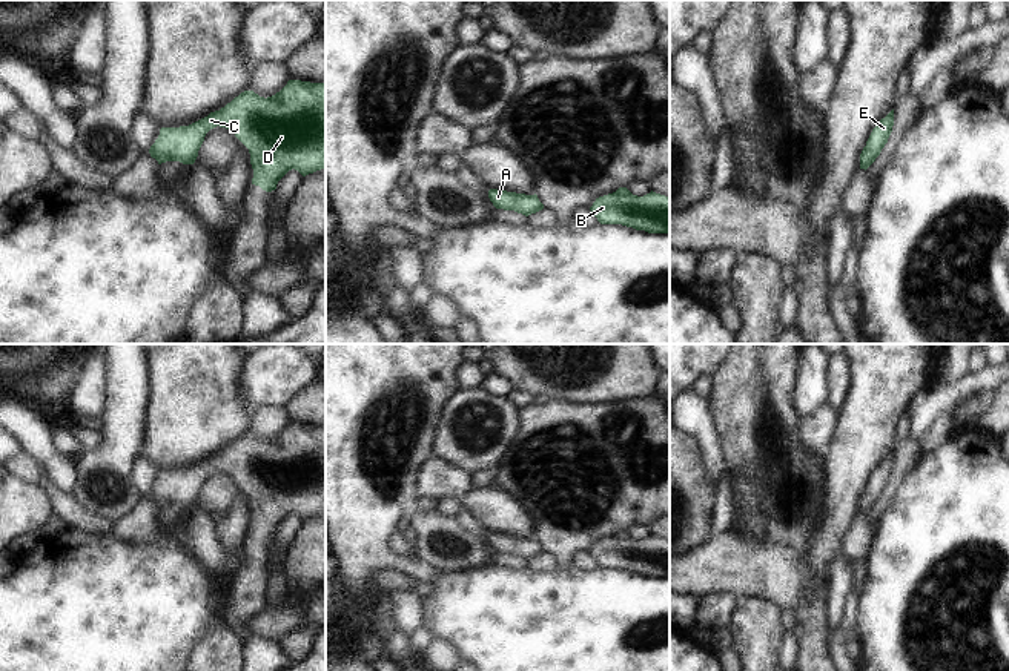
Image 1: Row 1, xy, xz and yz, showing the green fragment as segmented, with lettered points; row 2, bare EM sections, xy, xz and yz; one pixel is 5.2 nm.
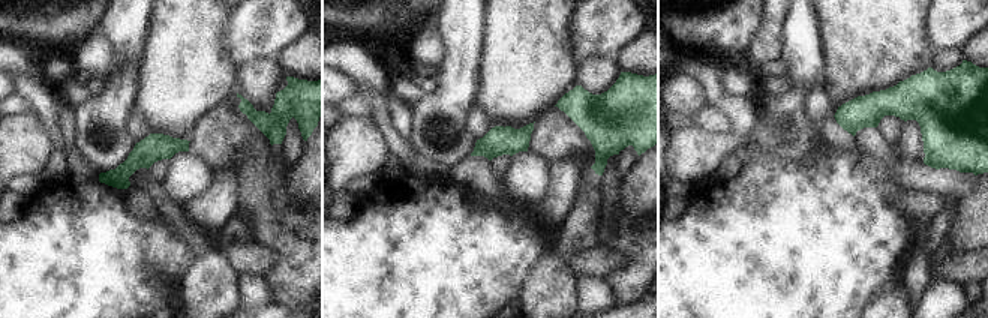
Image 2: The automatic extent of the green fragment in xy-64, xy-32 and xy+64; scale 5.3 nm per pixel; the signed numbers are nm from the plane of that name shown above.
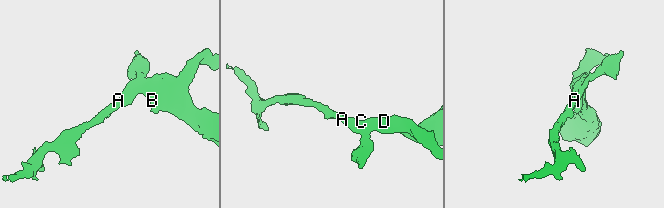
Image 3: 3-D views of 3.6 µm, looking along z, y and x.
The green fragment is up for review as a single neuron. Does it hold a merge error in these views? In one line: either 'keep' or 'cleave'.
keep

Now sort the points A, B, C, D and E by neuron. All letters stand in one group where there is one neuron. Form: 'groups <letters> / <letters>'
groups A B C D E

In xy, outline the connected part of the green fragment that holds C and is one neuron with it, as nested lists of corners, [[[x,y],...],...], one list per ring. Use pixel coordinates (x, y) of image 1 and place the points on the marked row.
[[[289,80],[280,92],[267,98],[244,91],[220,111],[189,126],[161,127],[149,154],[158,164],[194,164],[206,134],[217,126],[229,129],[249,149],[252,184],[272,192],[292,169],[306,177],[326,167],[326,83]]]

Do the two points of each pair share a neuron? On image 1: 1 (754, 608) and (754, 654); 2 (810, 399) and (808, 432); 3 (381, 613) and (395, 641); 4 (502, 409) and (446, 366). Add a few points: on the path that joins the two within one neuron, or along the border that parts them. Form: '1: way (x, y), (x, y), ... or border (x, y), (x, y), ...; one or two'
1: way (754, 619), (754, 644); one
2: border (827, 403), (800, 416); two
3: way (384, 619), (392, 634); one
4: border (461, 389), (450, 401), (443, 419); two

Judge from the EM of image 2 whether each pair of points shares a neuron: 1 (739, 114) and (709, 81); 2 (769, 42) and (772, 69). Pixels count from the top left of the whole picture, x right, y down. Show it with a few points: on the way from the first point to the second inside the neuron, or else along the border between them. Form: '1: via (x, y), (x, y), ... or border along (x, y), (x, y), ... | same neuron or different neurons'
1: via (732, 107), (715, 89) | same neuron
2: border along (780, 60), (766, 60), (754, 68) | different neurons

